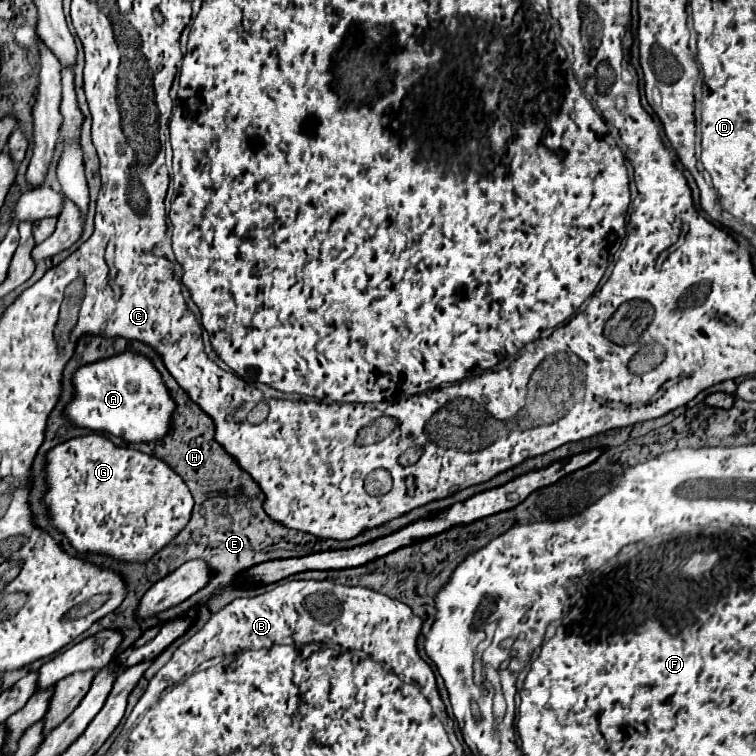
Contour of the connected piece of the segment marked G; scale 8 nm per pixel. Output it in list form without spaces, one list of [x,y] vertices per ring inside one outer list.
[[[102,434],[72,438],[52,448],[48,454],[48,486],[44,502],[48,508],[56,508],[56,511],[49,510],[51,520],[68,536],[72,546],[82,554],[110,554],[122,562],[146,562],[152,558],[186,526],[194,506],[184,480],[174,474],[166,462],[138,450],[114,446]]]

